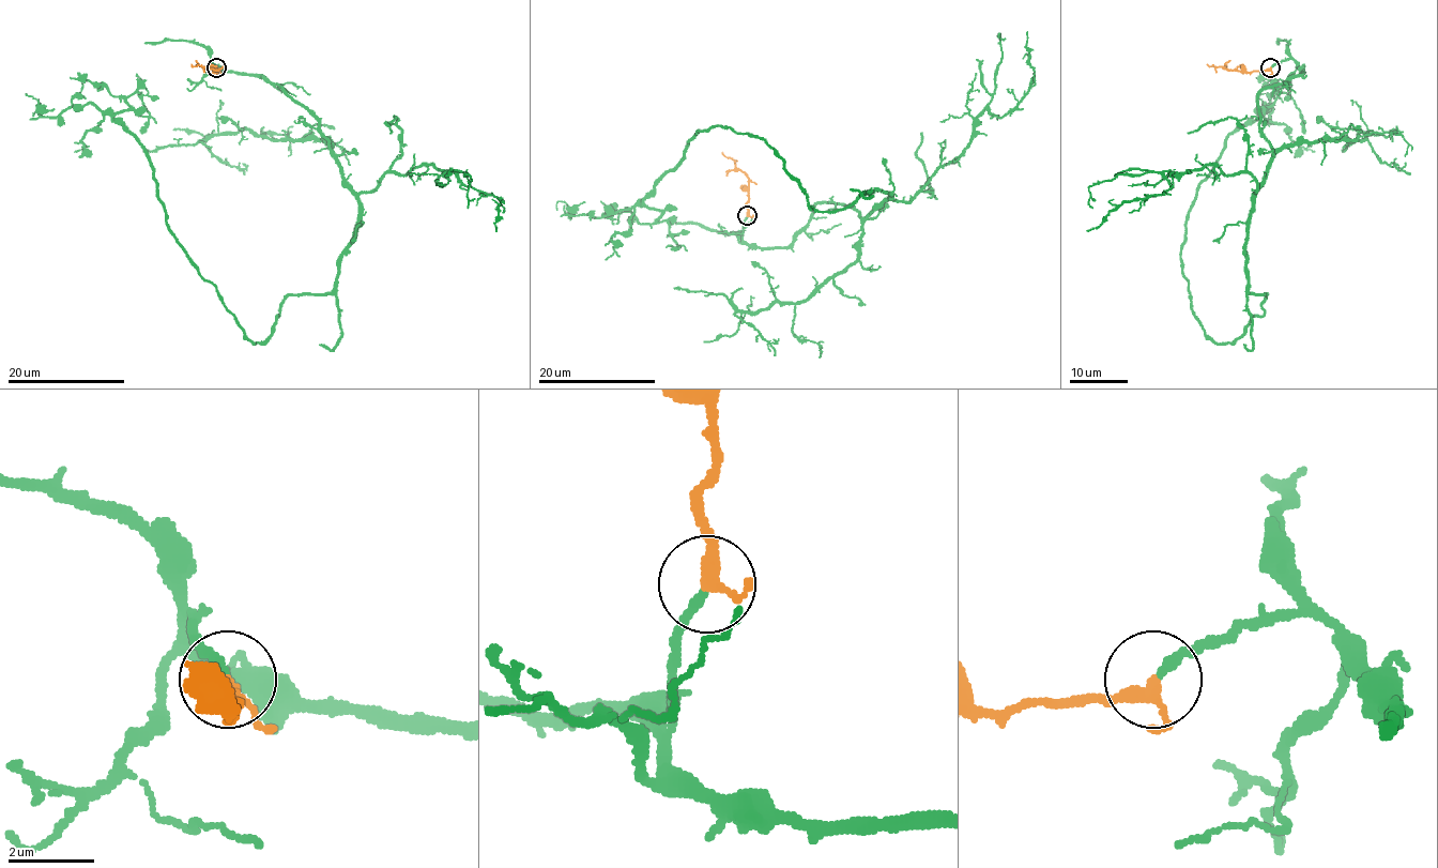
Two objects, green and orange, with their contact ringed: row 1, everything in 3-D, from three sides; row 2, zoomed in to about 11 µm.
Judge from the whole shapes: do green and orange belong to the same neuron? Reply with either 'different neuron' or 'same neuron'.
same neuron

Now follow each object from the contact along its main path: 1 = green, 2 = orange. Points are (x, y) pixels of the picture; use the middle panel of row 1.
1: (748, 216), (785, 247), (817, 203), (889, 195), (810, 209), (767, 143), (712, 126), (641, 203), (556, 209)
2: (748, 215), (748, 177), (733, 160), (721, 152)

